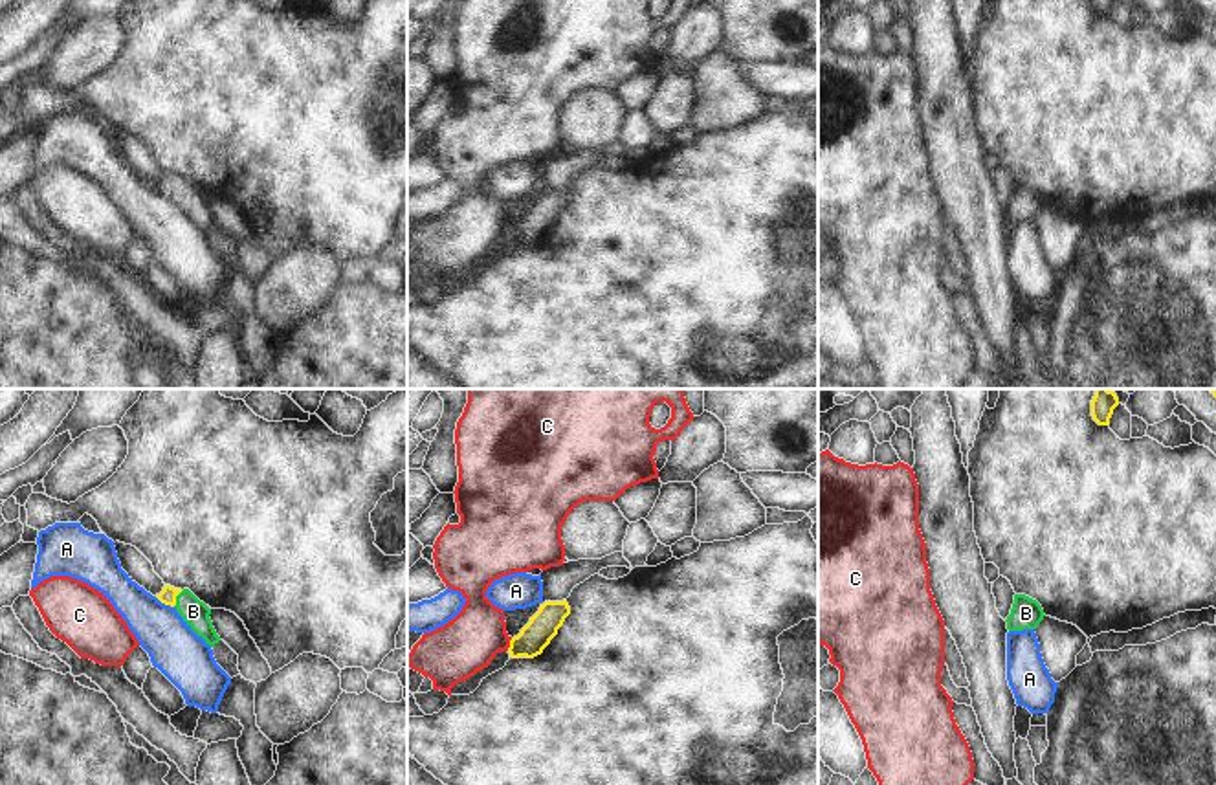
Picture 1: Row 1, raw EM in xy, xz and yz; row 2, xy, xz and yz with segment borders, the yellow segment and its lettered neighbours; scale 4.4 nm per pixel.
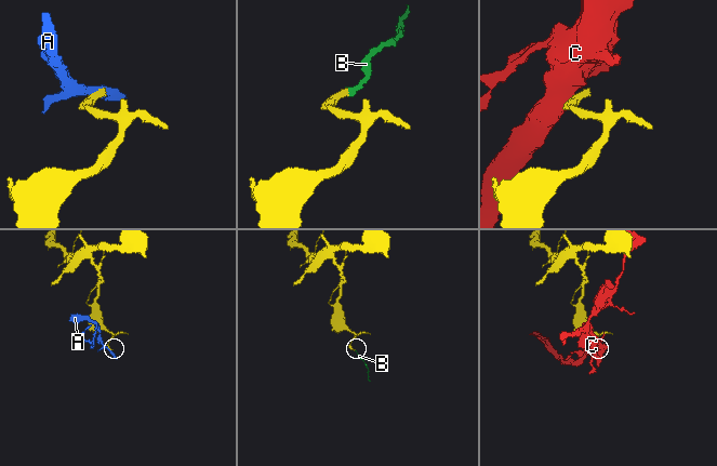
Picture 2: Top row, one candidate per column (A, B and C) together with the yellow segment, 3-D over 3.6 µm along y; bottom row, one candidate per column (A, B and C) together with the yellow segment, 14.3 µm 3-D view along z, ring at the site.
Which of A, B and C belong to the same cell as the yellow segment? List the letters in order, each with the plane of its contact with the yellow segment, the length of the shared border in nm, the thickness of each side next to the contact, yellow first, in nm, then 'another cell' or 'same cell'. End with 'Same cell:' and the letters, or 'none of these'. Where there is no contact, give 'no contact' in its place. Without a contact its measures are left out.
A: meets yellow in xy; contact 100 nm long; 70 nm thick on the yellow side, 220 nm on the other; another cell
B: meets yellow in xy; contact 80 nm long; 70 nm thick on the yellow side, 120 nm on the other; same cell
C: meets yellow in xz; contact 60 nm long; 140 nm thick on the yellow side, 260 nm on the other; another cell
Same cell: B

